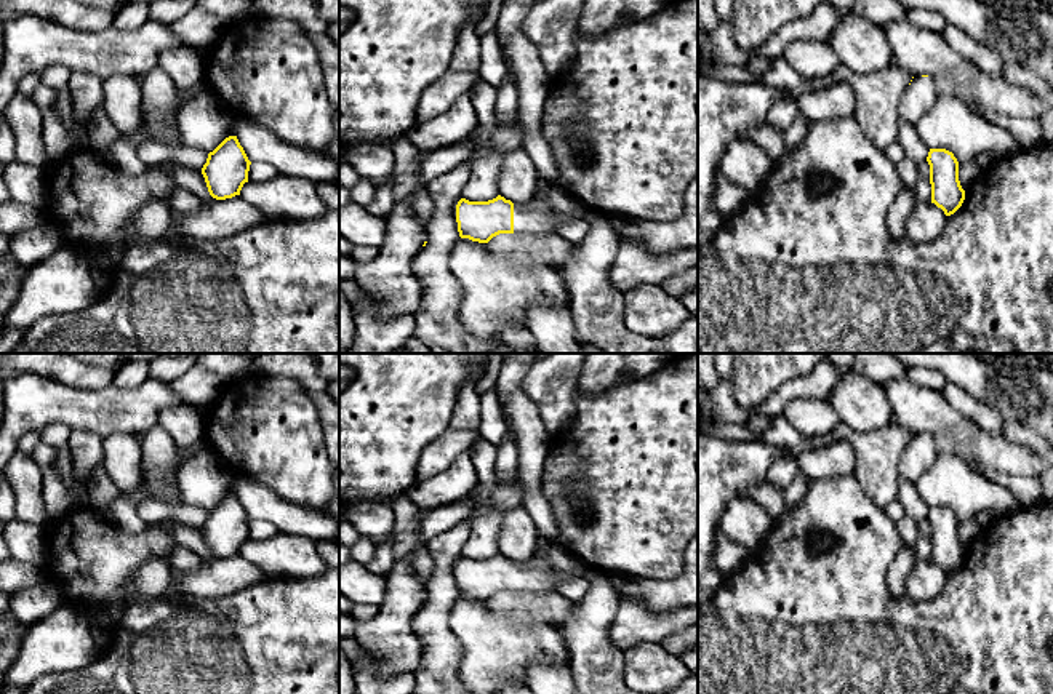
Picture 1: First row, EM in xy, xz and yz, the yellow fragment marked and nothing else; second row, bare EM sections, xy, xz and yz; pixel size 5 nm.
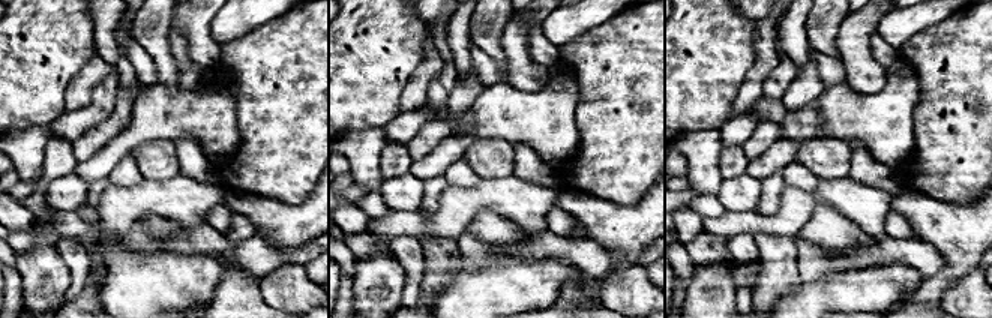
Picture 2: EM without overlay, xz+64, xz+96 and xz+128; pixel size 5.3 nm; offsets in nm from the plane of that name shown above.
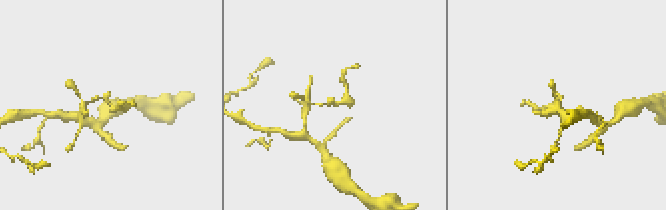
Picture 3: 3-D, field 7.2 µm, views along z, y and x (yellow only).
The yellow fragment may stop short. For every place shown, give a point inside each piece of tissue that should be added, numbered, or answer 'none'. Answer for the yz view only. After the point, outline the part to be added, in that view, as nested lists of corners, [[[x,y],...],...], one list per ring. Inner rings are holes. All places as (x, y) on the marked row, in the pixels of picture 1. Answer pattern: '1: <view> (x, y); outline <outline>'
1: yz (919, 98); outline [[[914,75],[901,98],[898,115],[904,122],[917,123],[931,110],[938,98],[935,78]]]

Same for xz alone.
1: xz (544, 215); outline [[[562,190],[535,195],[530,205],[514,203],[514,233],[557,233],[565,219],[584,219],[589,208]]]

